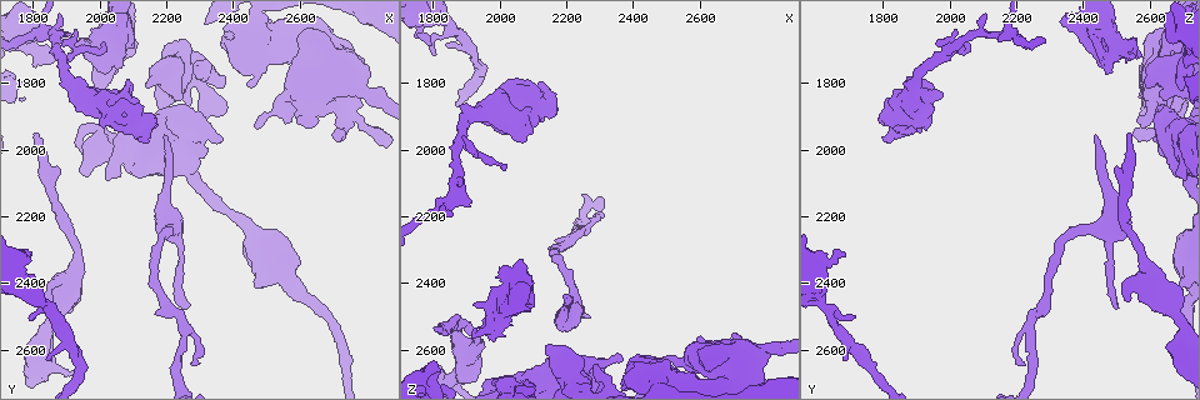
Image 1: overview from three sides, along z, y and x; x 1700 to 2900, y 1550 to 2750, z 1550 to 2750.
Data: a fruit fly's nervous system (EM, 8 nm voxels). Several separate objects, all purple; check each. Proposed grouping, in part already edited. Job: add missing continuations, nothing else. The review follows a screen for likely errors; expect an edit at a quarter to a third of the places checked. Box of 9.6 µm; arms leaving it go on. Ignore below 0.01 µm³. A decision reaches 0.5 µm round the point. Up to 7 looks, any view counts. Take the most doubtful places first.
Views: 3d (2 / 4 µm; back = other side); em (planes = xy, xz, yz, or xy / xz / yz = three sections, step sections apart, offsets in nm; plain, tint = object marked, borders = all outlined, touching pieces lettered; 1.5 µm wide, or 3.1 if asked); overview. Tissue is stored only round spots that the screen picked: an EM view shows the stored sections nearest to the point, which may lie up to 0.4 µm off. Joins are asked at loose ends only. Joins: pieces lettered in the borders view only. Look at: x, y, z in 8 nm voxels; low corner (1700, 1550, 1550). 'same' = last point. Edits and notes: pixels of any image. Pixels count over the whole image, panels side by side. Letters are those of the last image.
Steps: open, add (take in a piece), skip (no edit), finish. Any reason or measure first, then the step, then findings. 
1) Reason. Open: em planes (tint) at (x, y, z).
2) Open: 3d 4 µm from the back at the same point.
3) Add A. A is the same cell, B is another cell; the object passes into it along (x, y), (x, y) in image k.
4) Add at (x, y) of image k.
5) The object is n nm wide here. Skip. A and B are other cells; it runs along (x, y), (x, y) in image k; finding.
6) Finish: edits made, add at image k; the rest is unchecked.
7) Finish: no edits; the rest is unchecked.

Free end. Open: 3d 2 µm at (1810, 1950, 2540).

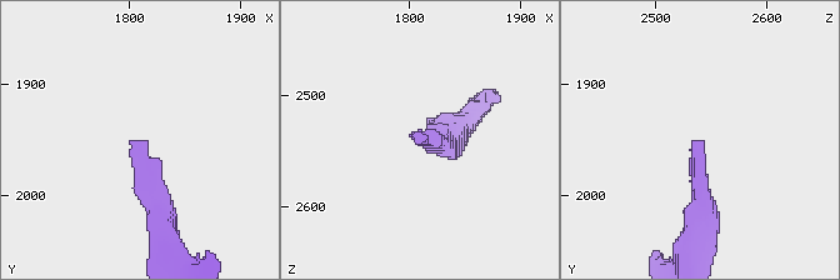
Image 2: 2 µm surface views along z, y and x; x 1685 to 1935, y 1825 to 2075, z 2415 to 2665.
Shape alone is not enough. Open: em yz step 4 (tint) at (1810, 1948, 2540).

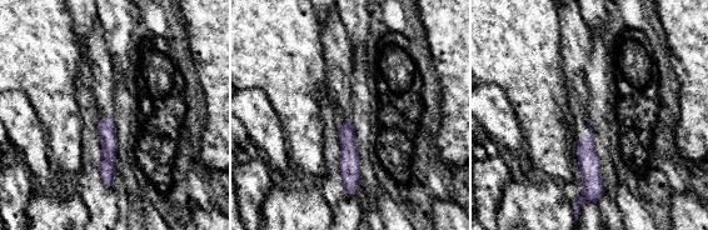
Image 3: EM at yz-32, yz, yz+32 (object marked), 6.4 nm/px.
Another direction. Open: em planes (borders) at the same point.

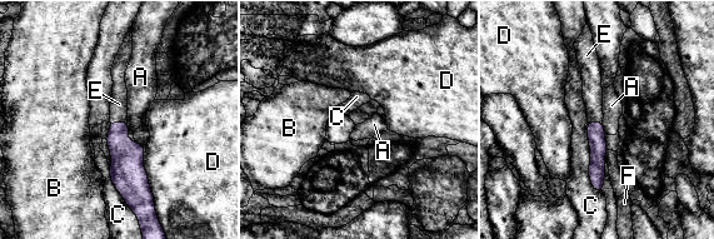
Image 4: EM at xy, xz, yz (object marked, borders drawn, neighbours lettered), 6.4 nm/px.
The longest contact is with C, 420 nm. Add E. E is the same cell, A, B, C, D and F are other cells; it goes on there.

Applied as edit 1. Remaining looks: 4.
Open: overview.

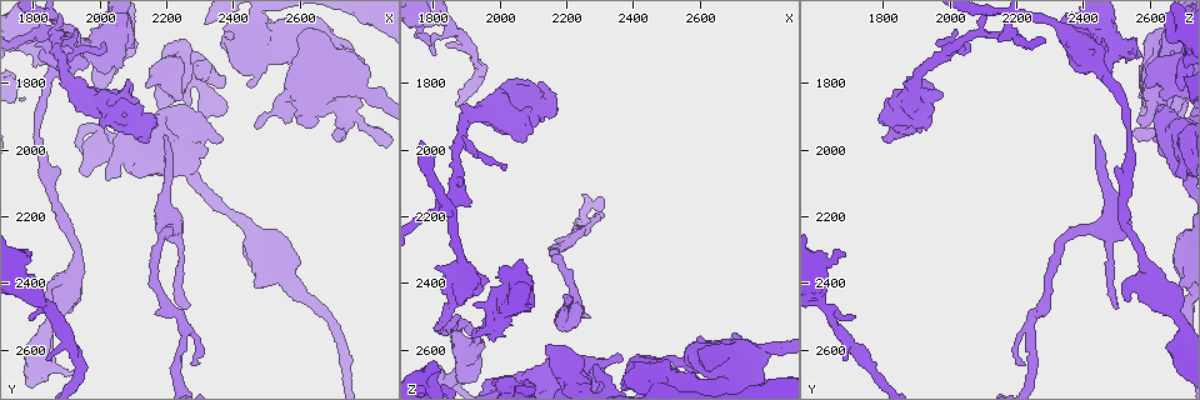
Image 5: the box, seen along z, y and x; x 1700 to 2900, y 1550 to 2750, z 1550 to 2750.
Branch stops here. Open: 3d 2 µm at (2190, 1950, 2430).

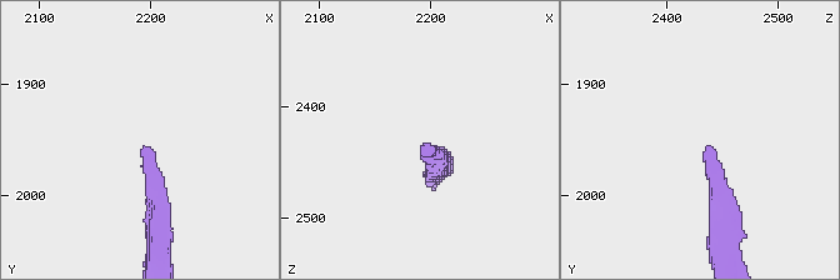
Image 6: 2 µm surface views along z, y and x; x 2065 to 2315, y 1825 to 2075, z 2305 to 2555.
Open: em yz step 4 (tint) at (2198, 1954, 2442).

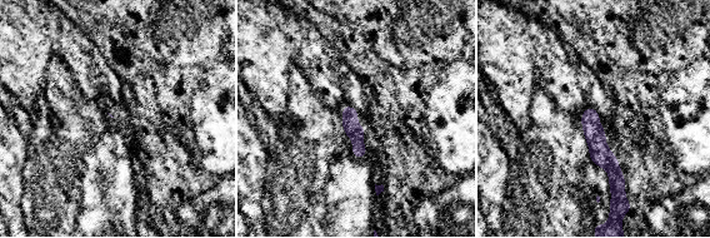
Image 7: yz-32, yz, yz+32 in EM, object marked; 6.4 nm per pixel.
Open: em planes (borders) at the same point.

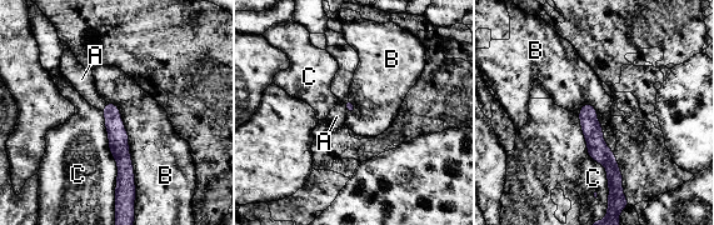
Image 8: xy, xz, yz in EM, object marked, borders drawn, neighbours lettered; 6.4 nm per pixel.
Add A. A is the same cell, B and C are other cells; the object passes into it along (350, 108), (345, 108), (336, 116) in image 8; it goes on there.

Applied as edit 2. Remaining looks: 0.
Finish: edits made, add at image 4, add at image 8; the rest is unchecked.

